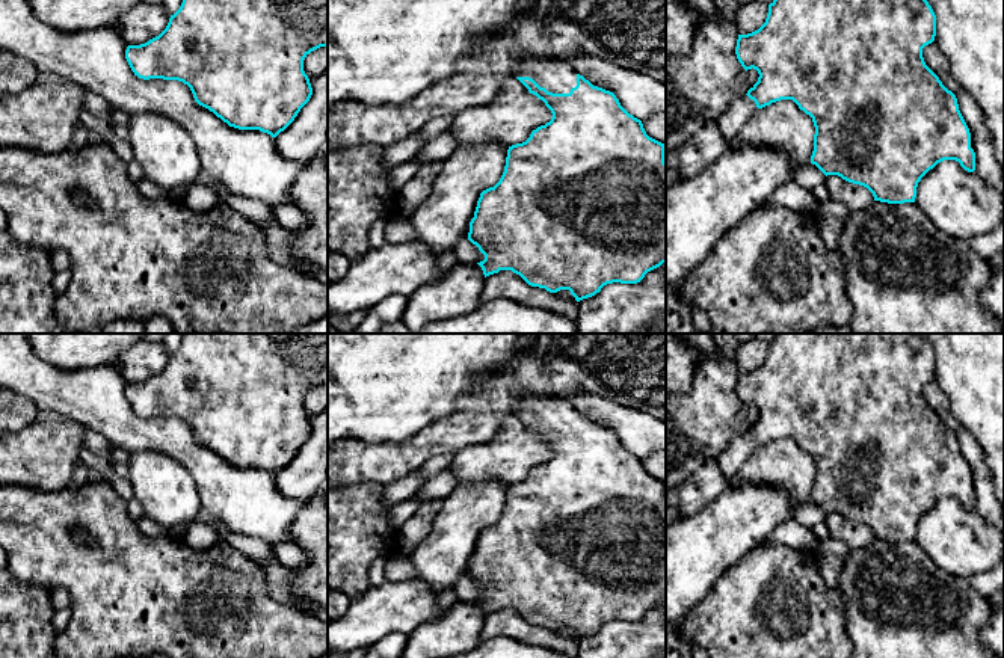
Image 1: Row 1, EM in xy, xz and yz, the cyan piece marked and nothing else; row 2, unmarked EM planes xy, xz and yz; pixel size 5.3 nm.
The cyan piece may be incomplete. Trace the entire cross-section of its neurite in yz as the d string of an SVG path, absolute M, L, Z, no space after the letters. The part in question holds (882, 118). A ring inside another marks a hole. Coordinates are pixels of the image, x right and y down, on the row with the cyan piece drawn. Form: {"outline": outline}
{"outline": "M773 0L768 5L765 23L752 33L738 35L735 47L735 54L741 66L746 71L752 68L758 71L758 81L746 95L737 97L716 122L725 139L731 143L758 109L781 100L793 100L800 110L812 118L815 134L811 163L826 177L838 175L848 183L864 186L873 193L874 201L888 204L915 202L918 183L938 163L956 160L965 171L975 171L975 152L971 148L971 133L959 110L957 98L942 85L922 57L922 48L932 44L935 36L936 15L927 0Z"}

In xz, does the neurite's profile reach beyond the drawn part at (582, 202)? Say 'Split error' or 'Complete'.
Split error

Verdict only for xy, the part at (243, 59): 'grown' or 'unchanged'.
unchanged

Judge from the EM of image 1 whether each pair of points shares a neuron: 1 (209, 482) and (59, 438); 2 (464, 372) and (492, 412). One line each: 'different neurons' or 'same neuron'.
1: different neurons
2: different neurons

